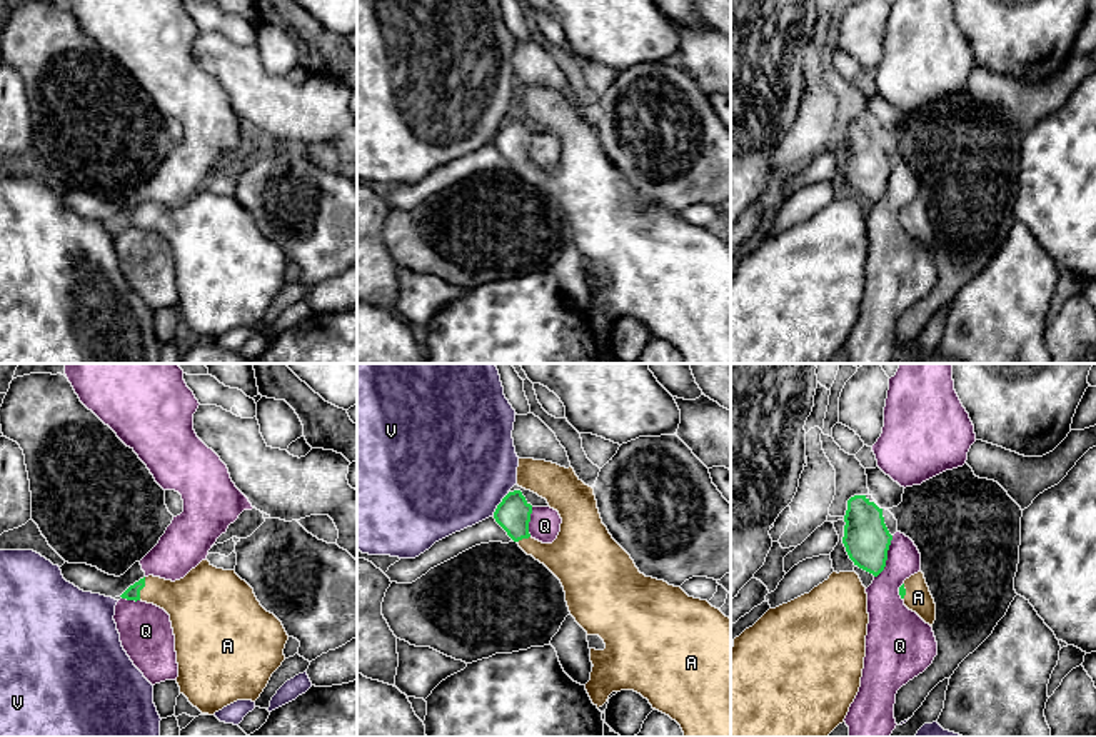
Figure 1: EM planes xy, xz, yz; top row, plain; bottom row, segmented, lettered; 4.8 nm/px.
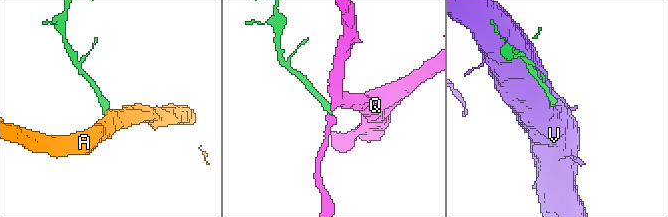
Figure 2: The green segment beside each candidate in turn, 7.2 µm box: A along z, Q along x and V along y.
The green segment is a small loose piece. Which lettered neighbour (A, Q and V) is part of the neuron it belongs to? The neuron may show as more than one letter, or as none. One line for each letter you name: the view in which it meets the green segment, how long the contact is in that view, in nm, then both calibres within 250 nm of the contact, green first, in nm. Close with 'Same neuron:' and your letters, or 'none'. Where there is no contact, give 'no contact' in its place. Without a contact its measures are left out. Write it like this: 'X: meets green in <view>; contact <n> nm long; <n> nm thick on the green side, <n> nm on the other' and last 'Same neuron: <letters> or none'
A: meets green in xy; contact 120 nm long; 70 nm thick on the green side, 240 nm on the other
Same neuron: A

